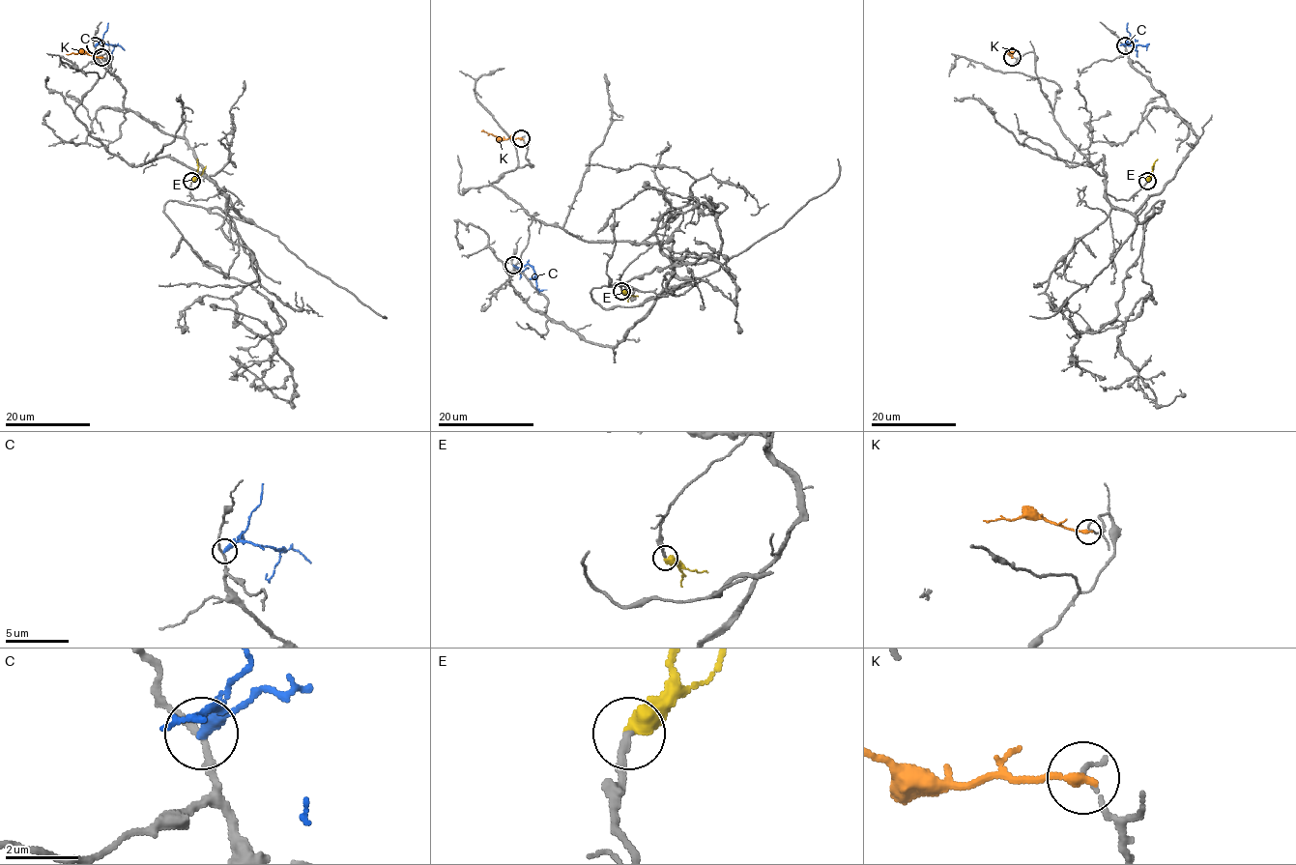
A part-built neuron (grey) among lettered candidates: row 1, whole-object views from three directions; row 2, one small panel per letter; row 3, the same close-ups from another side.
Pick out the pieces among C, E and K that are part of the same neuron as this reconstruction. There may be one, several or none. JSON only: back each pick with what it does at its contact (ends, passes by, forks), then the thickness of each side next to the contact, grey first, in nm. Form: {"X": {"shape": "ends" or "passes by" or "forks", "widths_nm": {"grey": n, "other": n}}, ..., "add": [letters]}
{"E": {"shape": "ends", "widths_nm": {"grey": 190, "other": 480}}, "add": ["E"]}

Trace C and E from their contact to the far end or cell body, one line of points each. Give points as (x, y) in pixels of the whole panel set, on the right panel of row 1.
C: (1124, 45), (1127, 43), (1130, 45), (1146, 45), (1146, 49)
E: (1148, 181), (1158, 158)

